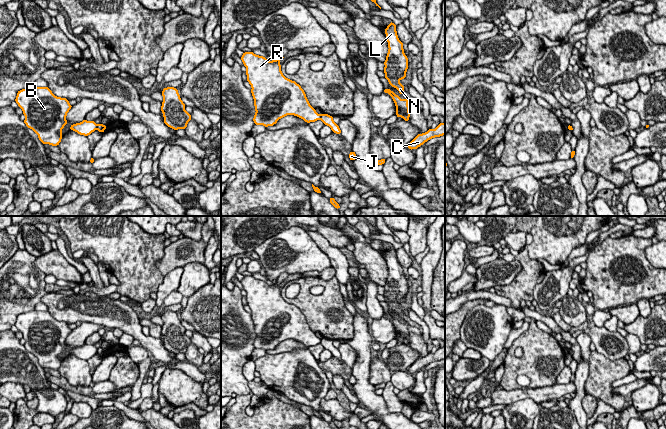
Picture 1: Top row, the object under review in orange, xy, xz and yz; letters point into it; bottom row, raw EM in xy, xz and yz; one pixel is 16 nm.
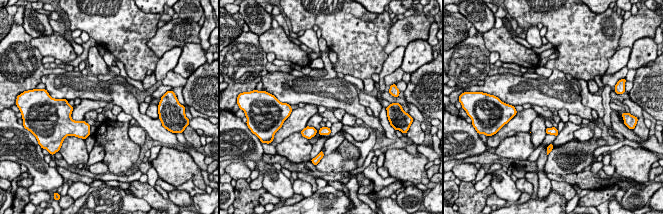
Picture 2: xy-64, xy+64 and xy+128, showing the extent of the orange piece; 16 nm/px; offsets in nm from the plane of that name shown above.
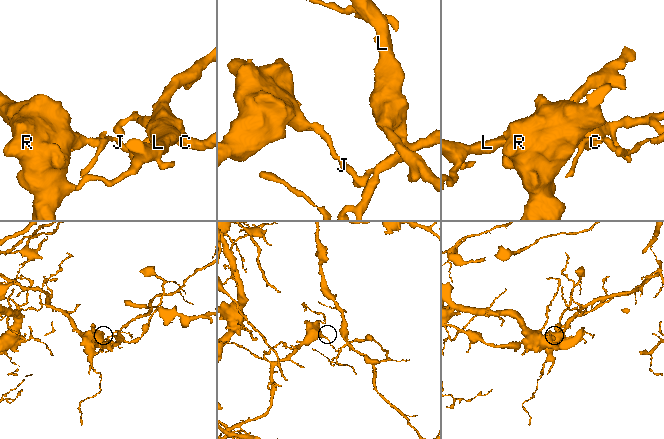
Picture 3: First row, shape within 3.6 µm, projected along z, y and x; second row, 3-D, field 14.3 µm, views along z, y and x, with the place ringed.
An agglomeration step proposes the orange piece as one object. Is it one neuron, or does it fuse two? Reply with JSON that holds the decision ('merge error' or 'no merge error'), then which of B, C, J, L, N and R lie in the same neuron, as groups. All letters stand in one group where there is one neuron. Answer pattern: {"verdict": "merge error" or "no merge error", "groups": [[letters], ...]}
{"verdict": "merge error", "groups": [["B", "R"], ["C", "J", "L", "N"]]}

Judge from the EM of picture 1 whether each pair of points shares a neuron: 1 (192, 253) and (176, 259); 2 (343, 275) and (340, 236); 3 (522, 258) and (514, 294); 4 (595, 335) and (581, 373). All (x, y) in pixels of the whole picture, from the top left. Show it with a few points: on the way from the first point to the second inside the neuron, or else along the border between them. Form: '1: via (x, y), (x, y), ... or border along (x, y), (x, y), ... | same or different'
1: via (188, 253), (180, 255) | same
2: border along (320, 234), (331, 245), (339, 249) | different
3: via (526, 267), (526, 280), (523, 285) | same
4: border along (587, 333), (591, 341) | different

